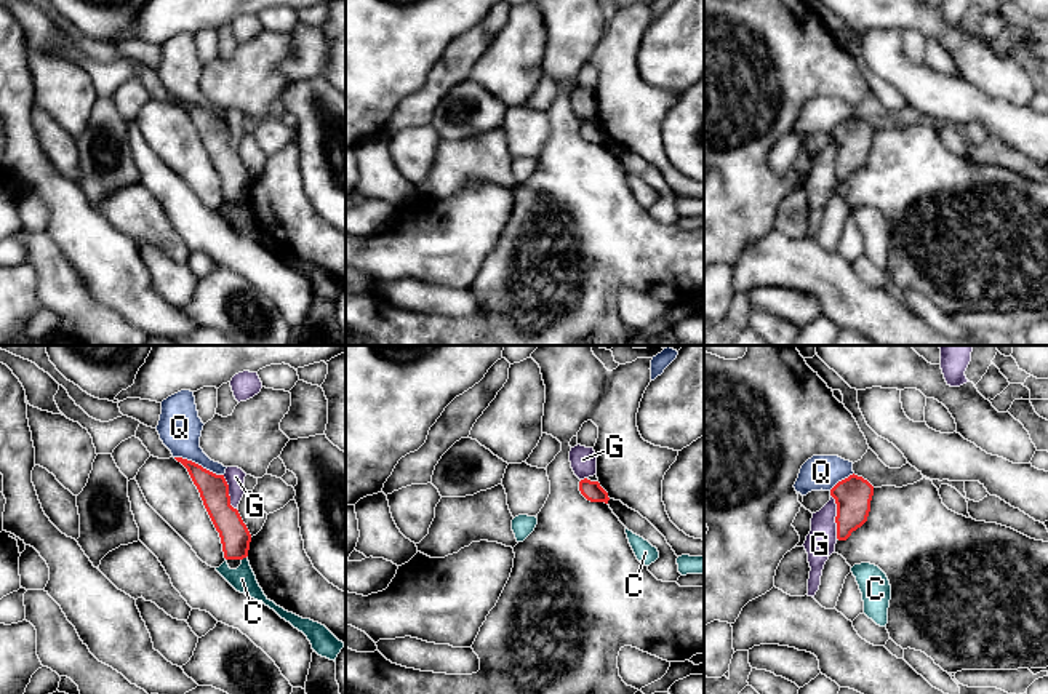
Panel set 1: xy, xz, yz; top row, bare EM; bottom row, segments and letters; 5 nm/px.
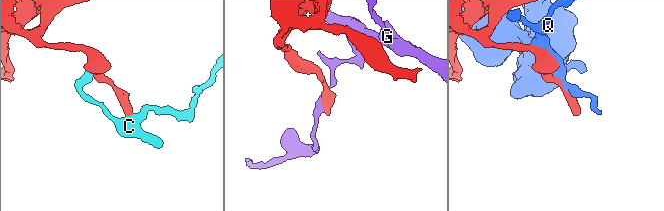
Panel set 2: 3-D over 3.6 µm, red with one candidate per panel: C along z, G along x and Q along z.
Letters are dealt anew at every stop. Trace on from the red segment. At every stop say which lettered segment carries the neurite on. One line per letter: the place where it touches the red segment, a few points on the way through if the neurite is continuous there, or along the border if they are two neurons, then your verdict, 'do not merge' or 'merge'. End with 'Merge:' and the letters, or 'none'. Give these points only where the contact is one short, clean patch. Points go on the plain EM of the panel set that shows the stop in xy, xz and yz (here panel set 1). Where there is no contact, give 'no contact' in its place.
C: xy (244, 199) | along xy (245, 199), (242, 202) | do not merge
G: yz (836, 159) | along yz (831, 136), (836, 146), (837, 179) | do not merge
Q: xy (197, 106) | do not merge
Merge: none

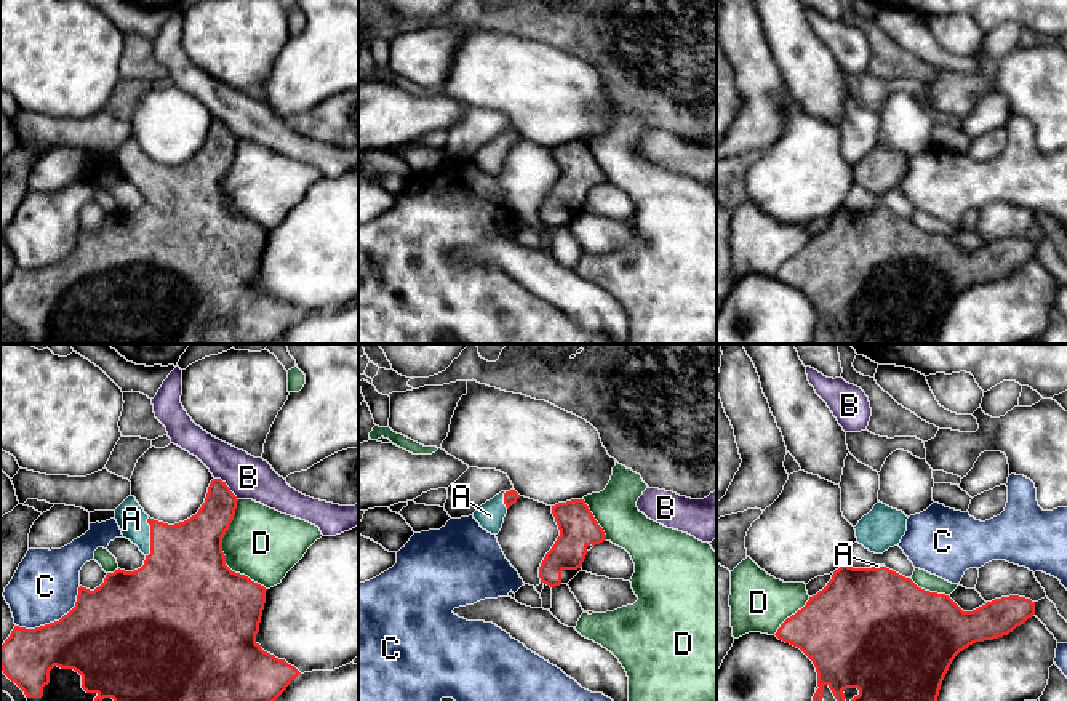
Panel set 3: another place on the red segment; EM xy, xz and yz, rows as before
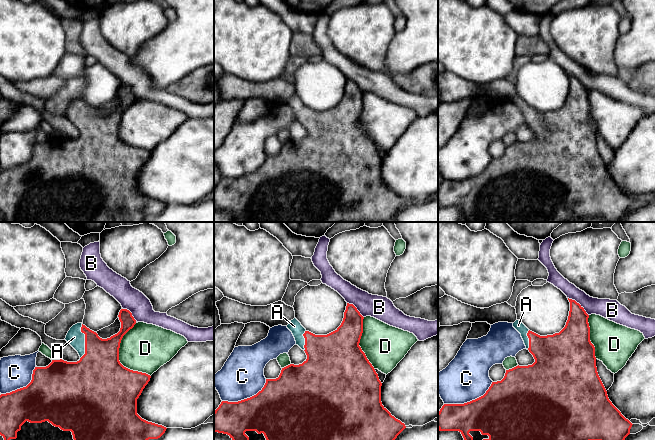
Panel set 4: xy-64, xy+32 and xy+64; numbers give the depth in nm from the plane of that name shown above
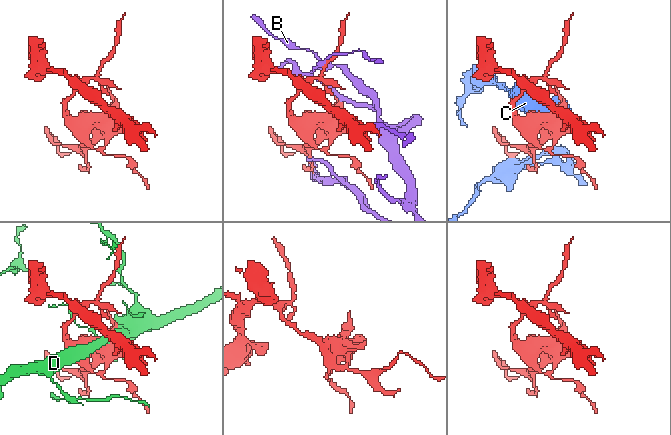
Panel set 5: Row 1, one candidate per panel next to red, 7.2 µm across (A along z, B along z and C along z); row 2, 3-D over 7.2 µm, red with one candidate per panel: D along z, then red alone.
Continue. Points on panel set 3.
A: xy (151, 178) | across xy (184, 215), (151, 178), (131, 160) | merge
B: xy (227, 128) | do not merge
C: xy (55, 263) | do not merge
D: xy (223, 194) | do not merge
Merge: A

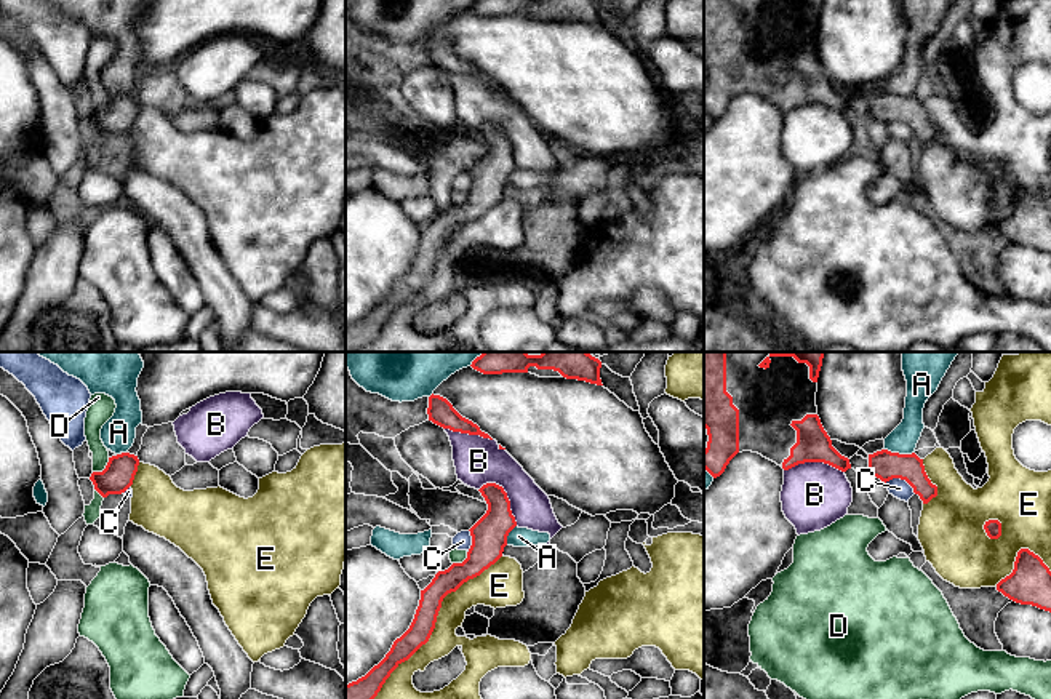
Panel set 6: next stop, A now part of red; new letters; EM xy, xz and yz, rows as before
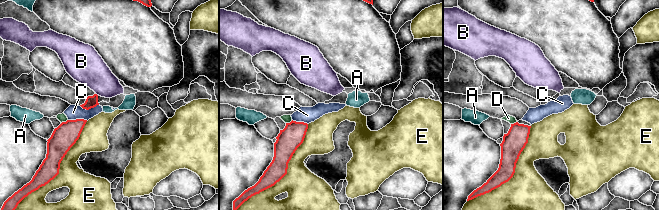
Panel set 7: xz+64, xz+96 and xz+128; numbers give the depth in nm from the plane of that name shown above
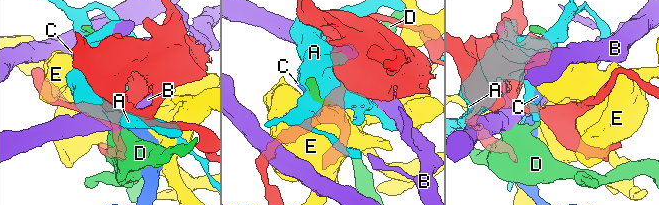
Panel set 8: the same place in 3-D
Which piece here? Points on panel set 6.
A: yz (898, 95) | do not merge
B: xz (507, 139) | do not merge
C: yz (901, 120) | along yz (885, 123), (903, 120), (915, 135) | do not merge
D: xy (104, 111) | along xy (109, 99), (101, 112), (93, 114) | do not merge
E: xz (432, 272) | do not merge
Merge: none

